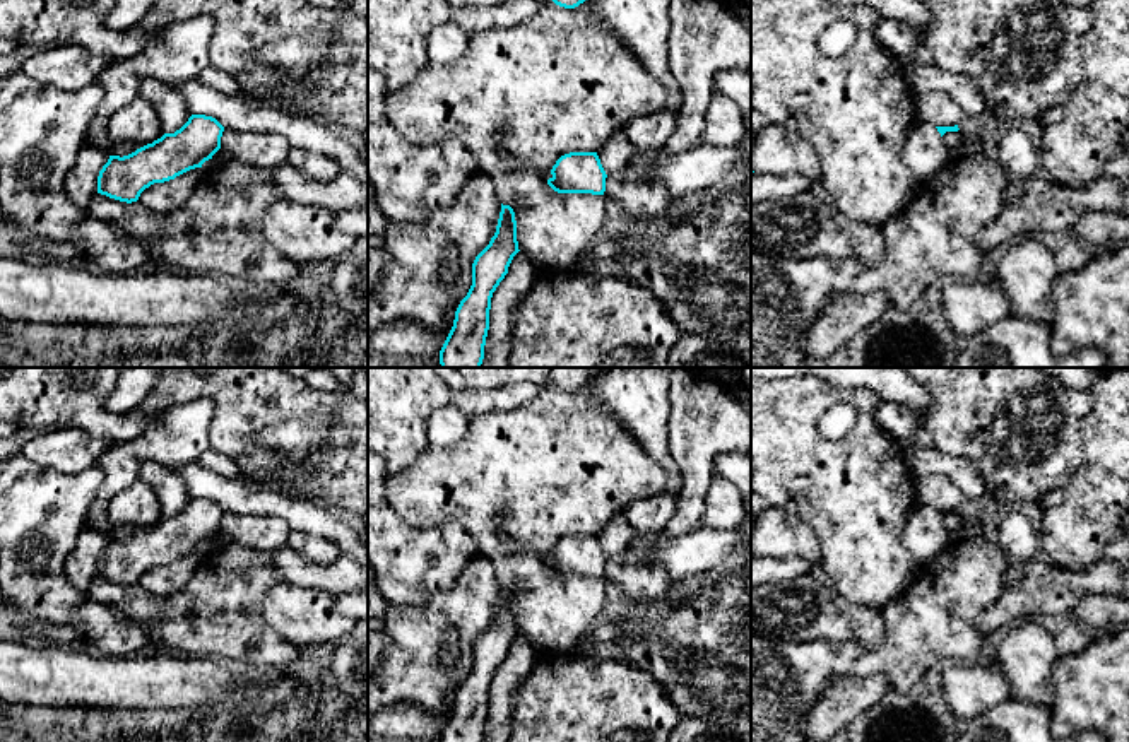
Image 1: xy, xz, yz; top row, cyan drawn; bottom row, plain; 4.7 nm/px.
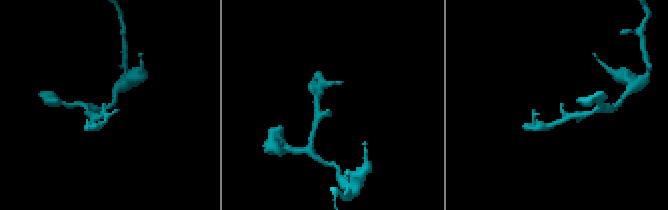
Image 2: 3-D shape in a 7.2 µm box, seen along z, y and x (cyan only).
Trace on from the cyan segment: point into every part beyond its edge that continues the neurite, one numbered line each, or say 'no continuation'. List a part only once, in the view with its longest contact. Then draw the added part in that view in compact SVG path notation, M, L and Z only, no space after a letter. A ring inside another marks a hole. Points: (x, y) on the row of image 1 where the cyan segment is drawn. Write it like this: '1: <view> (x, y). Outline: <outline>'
no continuation

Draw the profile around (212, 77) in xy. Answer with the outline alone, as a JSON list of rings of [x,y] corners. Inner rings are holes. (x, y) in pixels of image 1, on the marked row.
[[[212,65],[205,67],[198,75],[197,80],[221,94],[238,94],[241,91],[234,75],[219,70]]]

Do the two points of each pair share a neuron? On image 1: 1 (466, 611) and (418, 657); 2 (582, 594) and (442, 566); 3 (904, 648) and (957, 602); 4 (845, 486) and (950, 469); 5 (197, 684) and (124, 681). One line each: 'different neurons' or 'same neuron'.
1: same neuron
2: different neurons
3: same neuron
4: different neurons
5: same neuron

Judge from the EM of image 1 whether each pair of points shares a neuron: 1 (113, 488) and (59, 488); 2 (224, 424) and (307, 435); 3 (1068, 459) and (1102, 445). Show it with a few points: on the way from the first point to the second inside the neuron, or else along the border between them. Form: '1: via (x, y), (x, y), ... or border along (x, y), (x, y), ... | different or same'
1: border along (96, 464), (103, 482), (89, 508), (86, 525) | different
2: border along (301, 416), (265, 426), (245, 441) | different
3: border along (1088, 412), (1081, 421), (1083, 464), (1064, 484) | different

